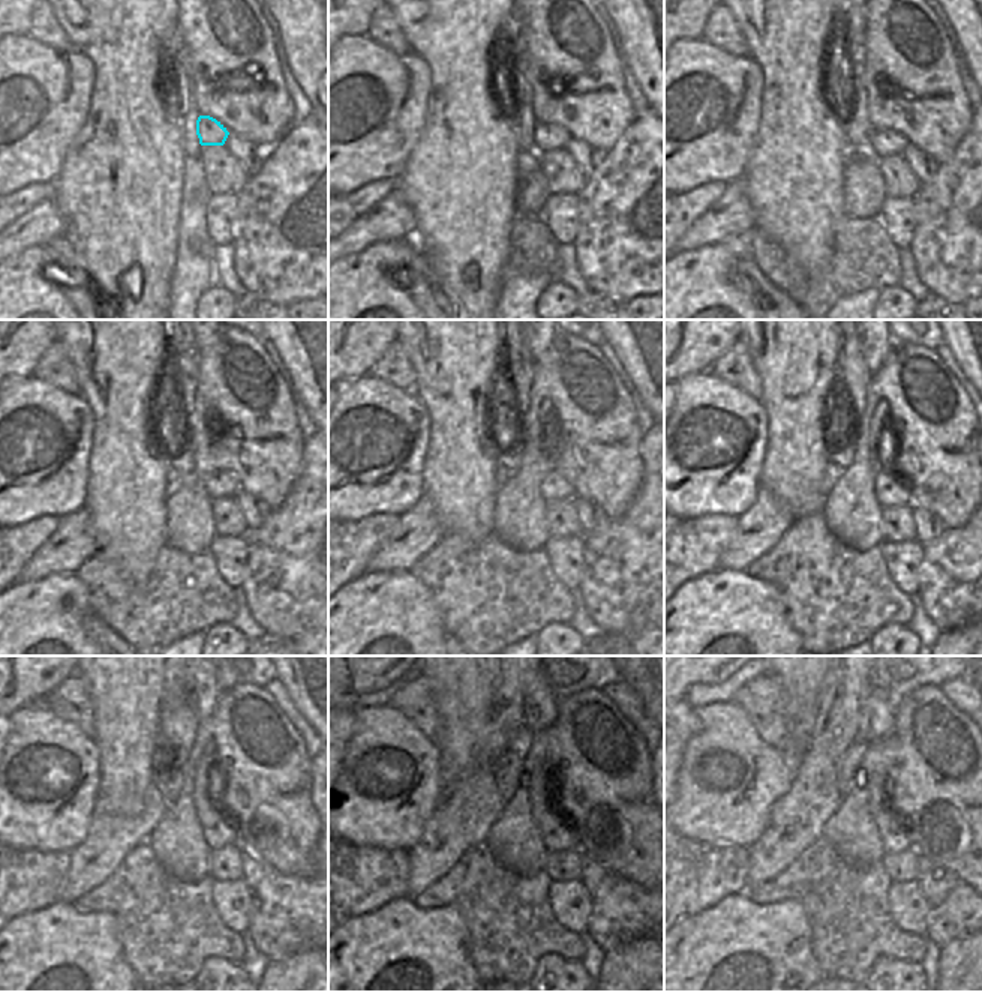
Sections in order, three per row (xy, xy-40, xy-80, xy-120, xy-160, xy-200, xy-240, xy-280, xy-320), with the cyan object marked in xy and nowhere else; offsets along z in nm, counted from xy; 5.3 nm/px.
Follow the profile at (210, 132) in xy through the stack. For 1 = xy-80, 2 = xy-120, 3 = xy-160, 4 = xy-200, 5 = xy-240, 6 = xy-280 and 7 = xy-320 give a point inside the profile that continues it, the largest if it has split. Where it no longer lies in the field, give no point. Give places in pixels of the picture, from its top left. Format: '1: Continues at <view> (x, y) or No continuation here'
1: Continues at xy-80 (882, 143)
2: Continues at xy-120 (218, 485)
3: Continues at xy-160 (553, 486)
4: Continues at xy-200 (889, 491)
5: Continues at xy-240 (218, 829)
6: Continues at xy-280 (556, 835)
7: Continues at xy-320 (894, 838).

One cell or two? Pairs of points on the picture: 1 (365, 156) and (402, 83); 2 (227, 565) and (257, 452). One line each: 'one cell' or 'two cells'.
1: one cell
2: two cells

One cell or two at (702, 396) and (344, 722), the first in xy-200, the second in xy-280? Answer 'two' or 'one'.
two

